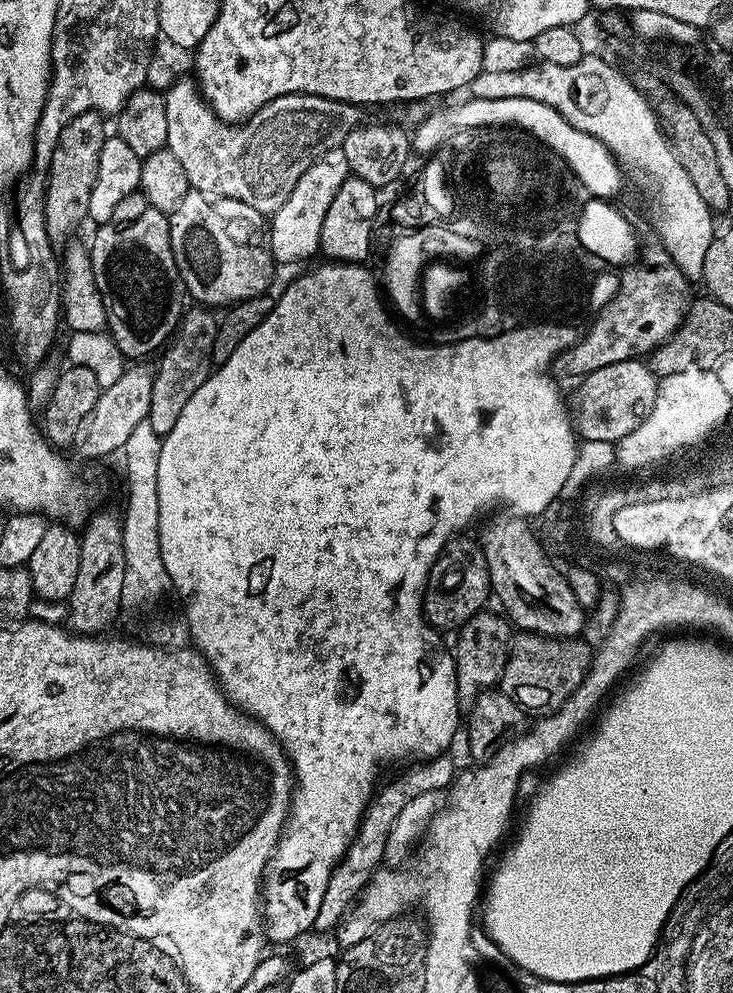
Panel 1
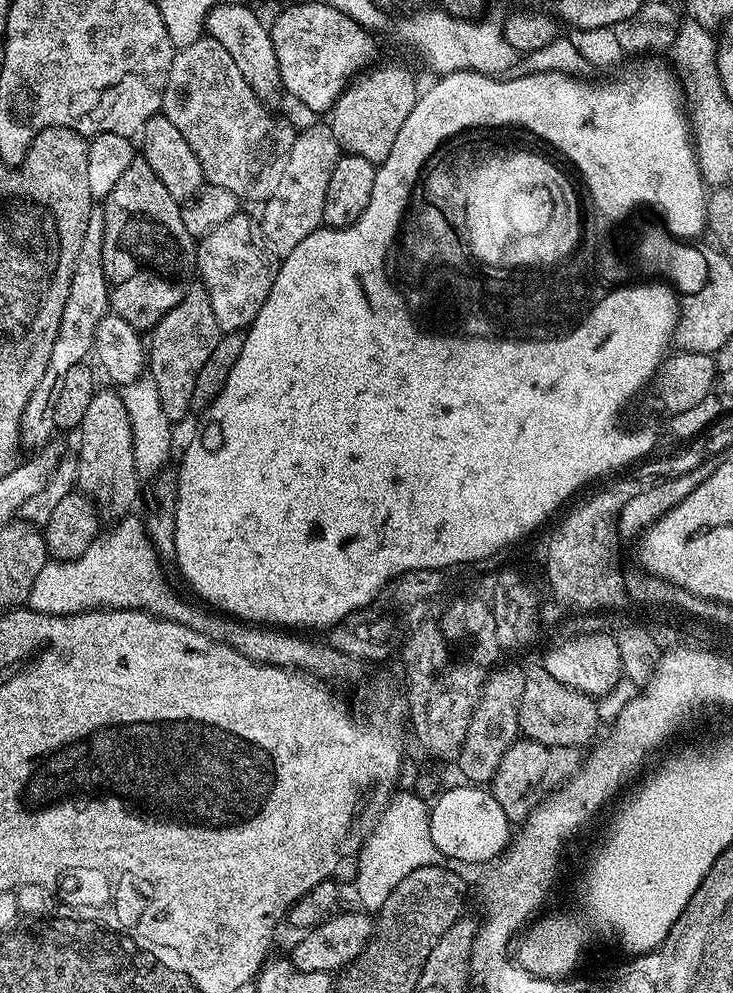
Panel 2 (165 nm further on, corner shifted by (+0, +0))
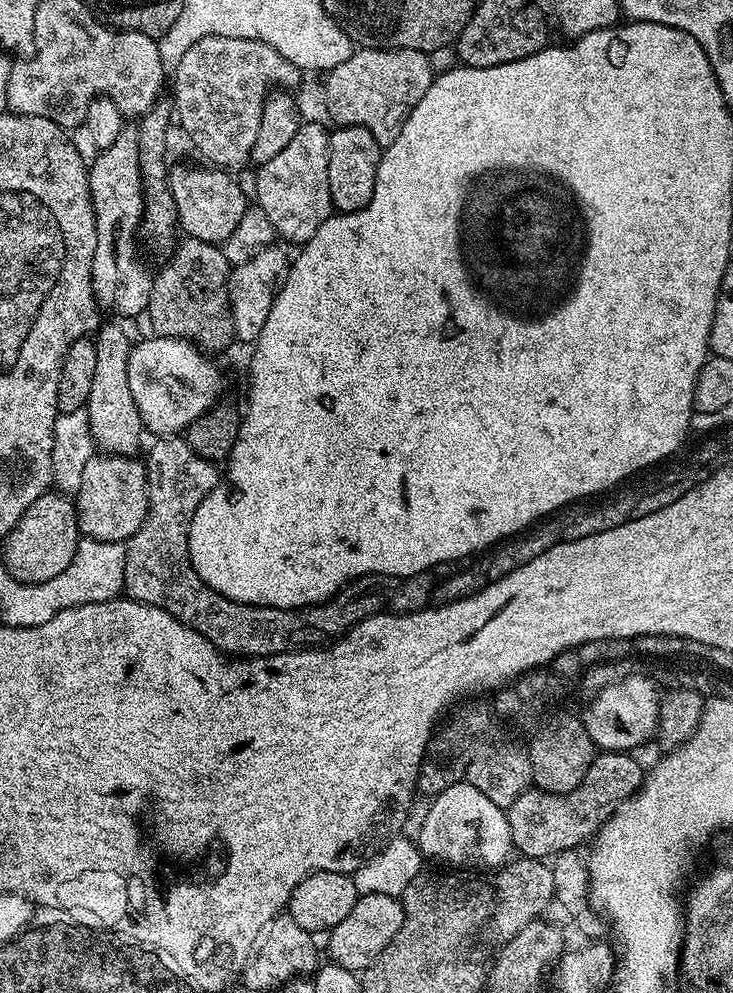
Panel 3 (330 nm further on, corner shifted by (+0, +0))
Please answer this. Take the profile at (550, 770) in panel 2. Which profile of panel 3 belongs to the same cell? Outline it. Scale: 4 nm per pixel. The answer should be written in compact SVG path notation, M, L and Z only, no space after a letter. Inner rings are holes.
M601 751L593 758L586 778L573 792L566 792L563 796L539 790L522 793L506 809L513 849L521 857L541 861L579 849L580 843L591 841L600 831L600 825L624 803L626 794L636 788L636 780L640 780L640 772L636 772L632 760L626 759L625 752Z

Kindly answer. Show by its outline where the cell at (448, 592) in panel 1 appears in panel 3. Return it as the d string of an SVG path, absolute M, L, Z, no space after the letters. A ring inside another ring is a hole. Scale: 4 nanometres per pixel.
M183 435L161 436L151 441L146 455L148 469L148 513L138 530L126 542L122 557L122 588L127 599L137 600L139 604L149 604L155 608L166 610L175 620L190 626L202 638L209 640L215 648L232 658L251 658L254 656L277 656L283 652L299 652L312 650L317 646L327 645L349 632L355 624L366 618L385 611L394 594L398 580L394 576L358 576L348 581L330 600L322 604L311 604L309 608L267 608L234 602L222 594L218 594L194 570L190 562L188 549L188 531L194 518L194 510L206 498L210 490L221 487L222 472L213 461L202 458L190 447Z

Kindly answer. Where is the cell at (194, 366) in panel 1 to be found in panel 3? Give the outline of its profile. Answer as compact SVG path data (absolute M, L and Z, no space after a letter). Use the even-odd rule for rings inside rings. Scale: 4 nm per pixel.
M184 236L175 245L170 259L159 273L155 273L152 289L150 290L150 302L146 320L152 323L151 331L158 336L168 336L171 340L187 340L190 344L195 344L197 348L208 354L220 352L223 348L228 348L236 340L234 330L234 318L232 317L232 307L228 297L228 278L230 275L230 265L224 259L223 247L219 244L202 242L193 236Z

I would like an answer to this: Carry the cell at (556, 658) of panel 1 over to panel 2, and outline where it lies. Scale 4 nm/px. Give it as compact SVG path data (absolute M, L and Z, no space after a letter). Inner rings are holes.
M529 667L524 678L522 702L518 710L521 733L529 739L542 742L548 748L580 748L585 746L584 744L591 745L592 735L600 724L600 712L596 709L596 704L597 701L593 697L577 688L566 686L544 667Z

